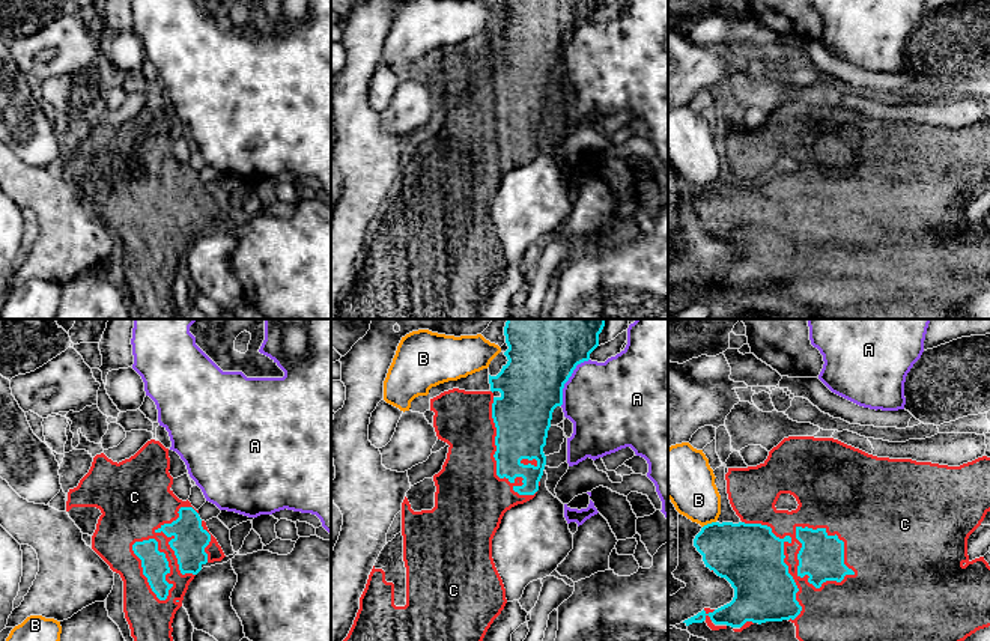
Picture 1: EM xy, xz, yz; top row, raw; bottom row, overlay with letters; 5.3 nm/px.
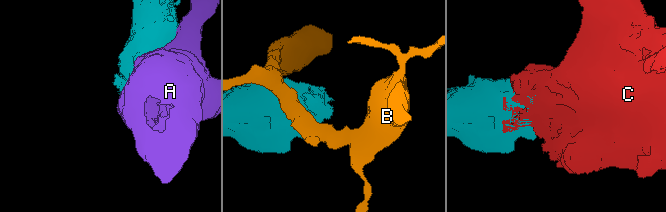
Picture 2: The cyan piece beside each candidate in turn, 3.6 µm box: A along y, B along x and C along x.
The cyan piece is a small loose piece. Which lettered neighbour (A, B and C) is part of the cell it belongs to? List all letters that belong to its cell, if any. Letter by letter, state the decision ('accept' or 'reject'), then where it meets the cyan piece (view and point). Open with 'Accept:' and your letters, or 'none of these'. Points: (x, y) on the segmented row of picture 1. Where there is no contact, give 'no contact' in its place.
Accept: C
A: reject; contact xz (567, 379)
B: reject; contact yz (709, 524)
C: accept; contact yz (835, 534)

